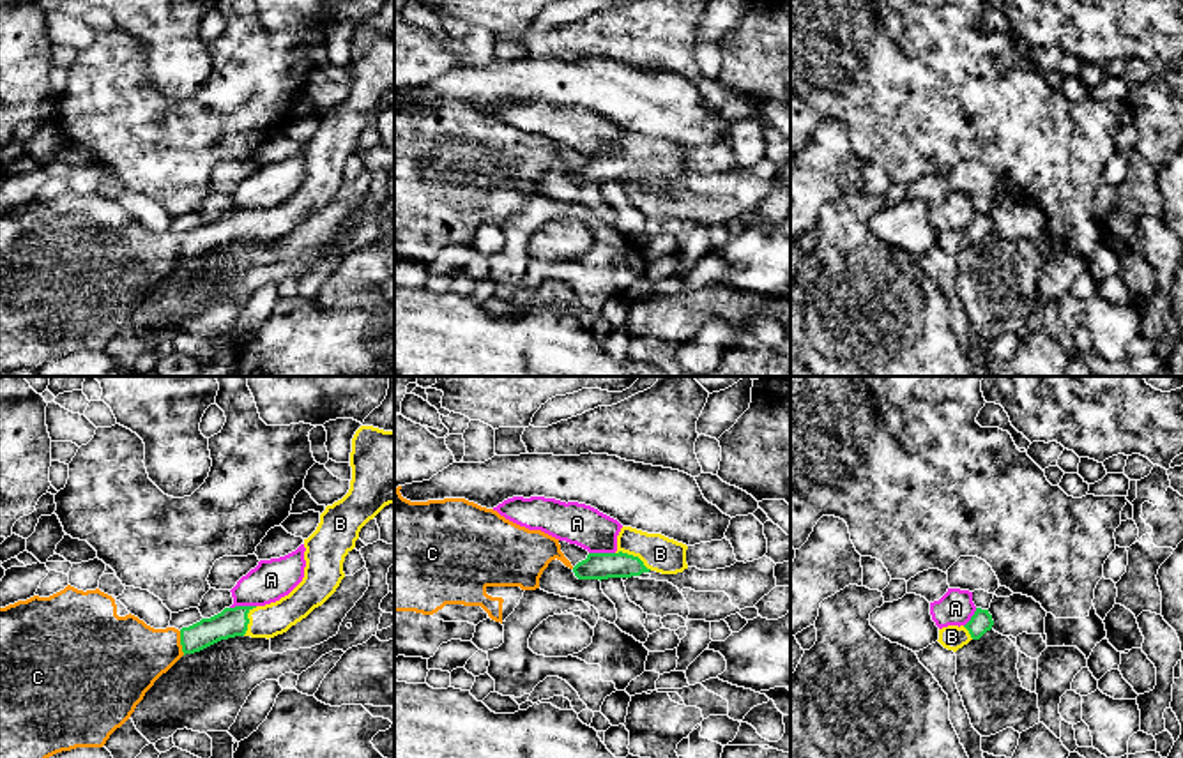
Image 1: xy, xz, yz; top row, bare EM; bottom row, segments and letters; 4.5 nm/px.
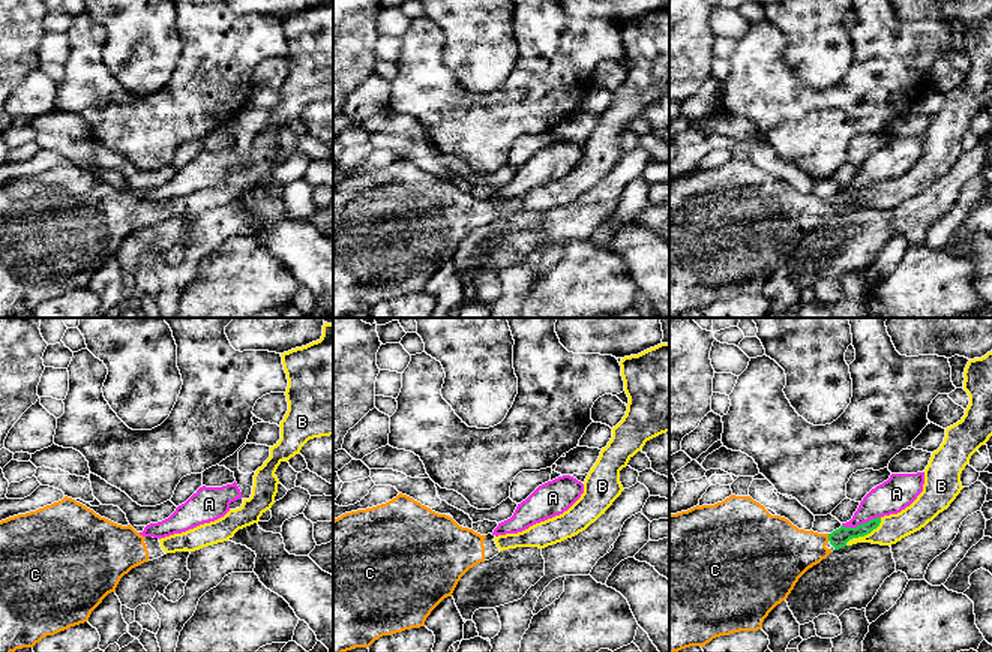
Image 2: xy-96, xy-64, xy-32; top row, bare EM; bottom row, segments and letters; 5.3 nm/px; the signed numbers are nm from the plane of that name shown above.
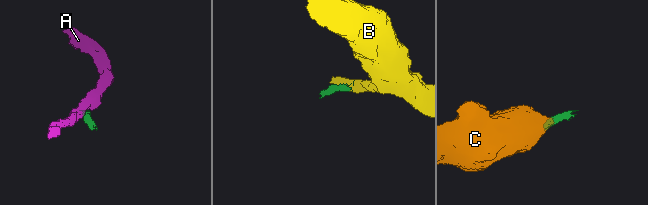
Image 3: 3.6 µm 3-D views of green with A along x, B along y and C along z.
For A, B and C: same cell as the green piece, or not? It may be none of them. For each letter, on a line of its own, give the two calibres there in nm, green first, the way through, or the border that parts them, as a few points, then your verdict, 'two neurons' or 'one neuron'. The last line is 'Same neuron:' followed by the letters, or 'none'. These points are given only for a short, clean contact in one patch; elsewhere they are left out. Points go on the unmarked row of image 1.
A: 140 nm thick on the green side, 190 nm on the other; border along xy (255, 209), (236, 209), (230, 212); two neurons
B: 130 nm thick on the green side, 160 nm on the other; runs through xz (598, 170), (623, 168), (632, 159), (660, 158); one neuron
C: 140 nm thick on the green side, 340 nm on the other; runs through xy (230, 227), (181, 248), (128, 260); one neuron
Same neuron: B, C

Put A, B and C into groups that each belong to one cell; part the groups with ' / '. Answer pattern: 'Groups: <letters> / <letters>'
Groups: A / B C

